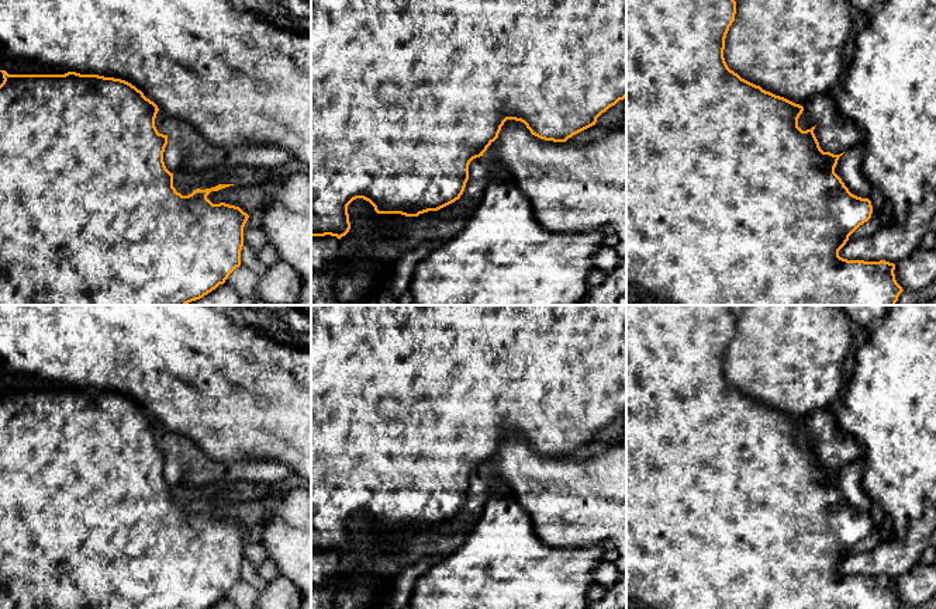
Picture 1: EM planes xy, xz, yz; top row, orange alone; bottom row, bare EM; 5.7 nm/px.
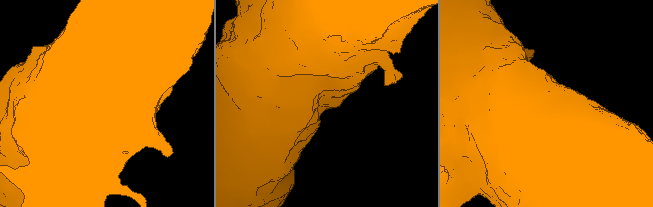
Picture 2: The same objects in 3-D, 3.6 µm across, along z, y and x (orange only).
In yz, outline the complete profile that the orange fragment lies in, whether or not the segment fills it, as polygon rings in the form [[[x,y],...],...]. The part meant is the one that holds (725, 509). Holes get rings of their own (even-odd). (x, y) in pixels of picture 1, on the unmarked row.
[[[626,305],[626,609],[901,609],[904,605],[895,595],[895,579],[864,575],[847,575],[839,571],[849,551],[871,533],[873,520],[868,513],[861,513],[849,506],[842,494],[835,488],[839,473],[823,467],[814,449],[815,442],[802,446],[798,433],[804,422],[784,412],[763,405],[731,385],[723,373],[725,353],[735,336],[736,316],[729,305]]]

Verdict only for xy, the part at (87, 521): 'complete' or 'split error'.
complete

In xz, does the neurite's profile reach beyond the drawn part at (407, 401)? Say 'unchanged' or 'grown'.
unchanged

